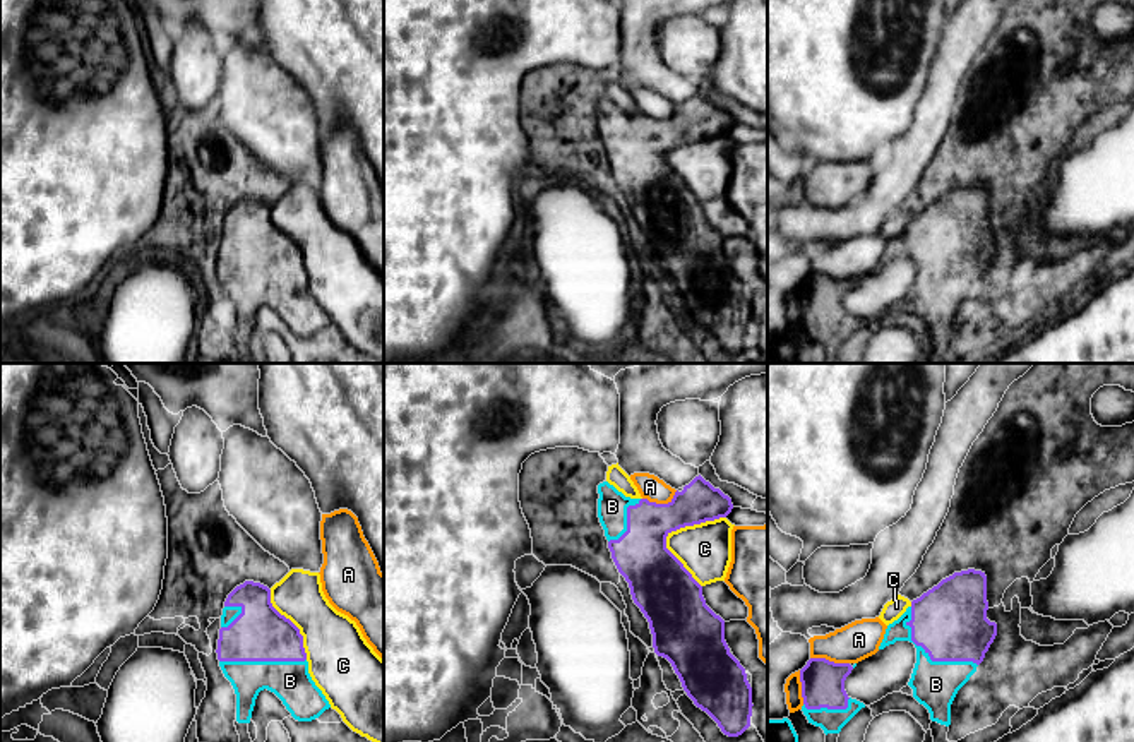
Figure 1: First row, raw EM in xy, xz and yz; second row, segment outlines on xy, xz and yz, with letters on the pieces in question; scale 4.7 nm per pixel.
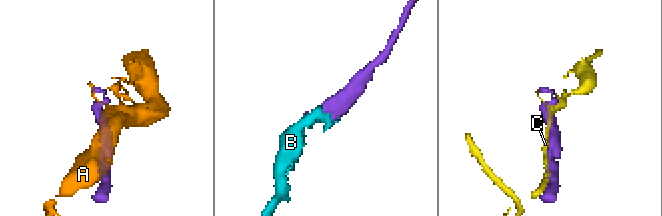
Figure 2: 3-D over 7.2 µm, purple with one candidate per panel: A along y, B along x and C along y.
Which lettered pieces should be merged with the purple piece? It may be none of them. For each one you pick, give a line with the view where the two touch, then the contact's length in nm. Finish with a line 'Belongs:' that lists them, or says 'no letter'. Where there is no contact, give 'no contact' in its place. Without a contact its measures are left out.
B: yz | 420 nm
Belongs: B

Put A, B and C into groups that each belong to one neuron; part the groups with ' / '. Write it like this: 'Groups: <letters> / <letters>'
Groups: A / B / C

